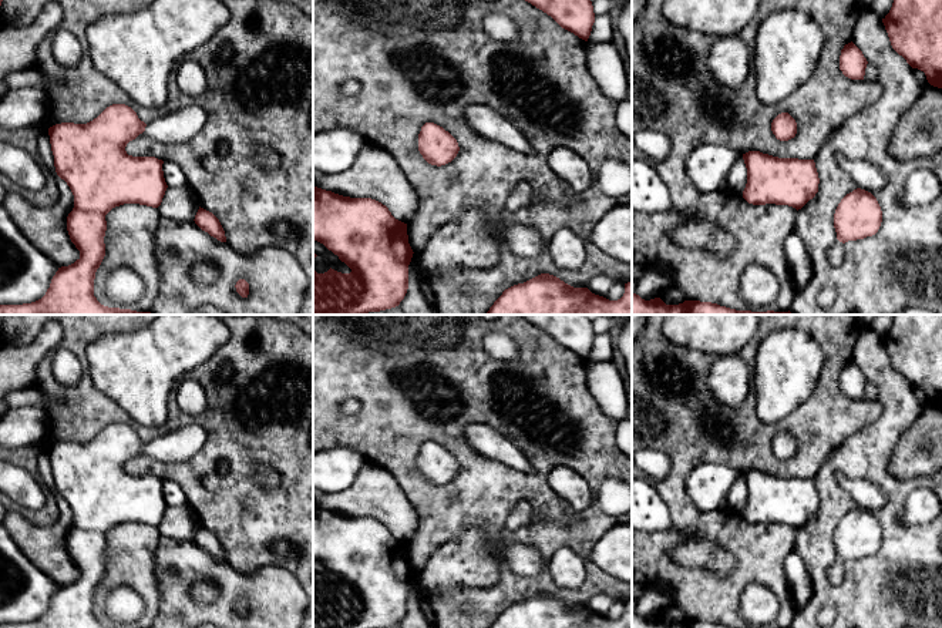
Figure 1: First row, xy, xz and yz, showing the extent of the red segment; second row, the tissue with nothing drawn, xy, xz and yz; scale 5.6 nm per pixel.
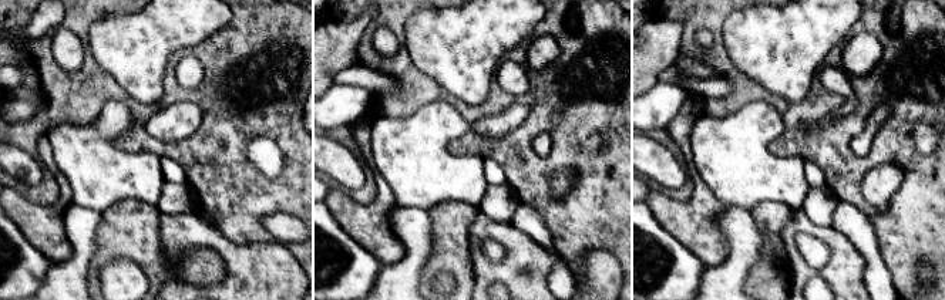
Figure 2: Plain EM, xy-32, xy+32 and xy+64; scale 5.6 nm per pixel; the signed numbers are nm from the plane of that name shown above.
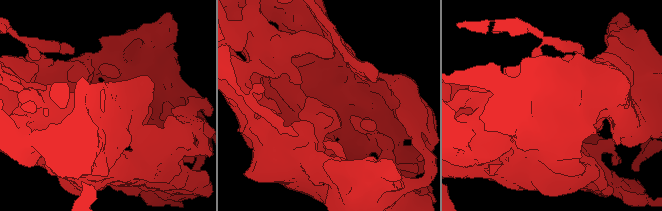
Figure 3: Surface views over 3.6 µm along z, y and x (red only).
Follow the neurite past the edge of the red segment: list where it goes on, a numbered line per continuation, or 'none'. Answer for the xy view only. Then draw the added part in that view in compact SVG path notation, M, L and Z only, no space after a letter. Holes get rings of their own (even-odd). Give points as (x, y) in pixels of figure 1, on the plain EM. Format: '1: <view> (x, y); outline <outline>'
1: xy (180, 445); outline M192 423L147 441L144 453L162 463L181 463L196 454L206 437L208 431Z

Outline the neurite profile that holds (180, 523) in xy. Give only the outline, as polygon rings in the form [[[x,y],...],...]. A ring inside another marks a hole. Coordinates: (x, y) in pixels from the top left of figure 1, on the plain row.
[[[168,506],[162,521],[158,525],[158,531],[161,533],[161,535],[181,541],[194,540],[198,528],[199,524],[189,506]]]

